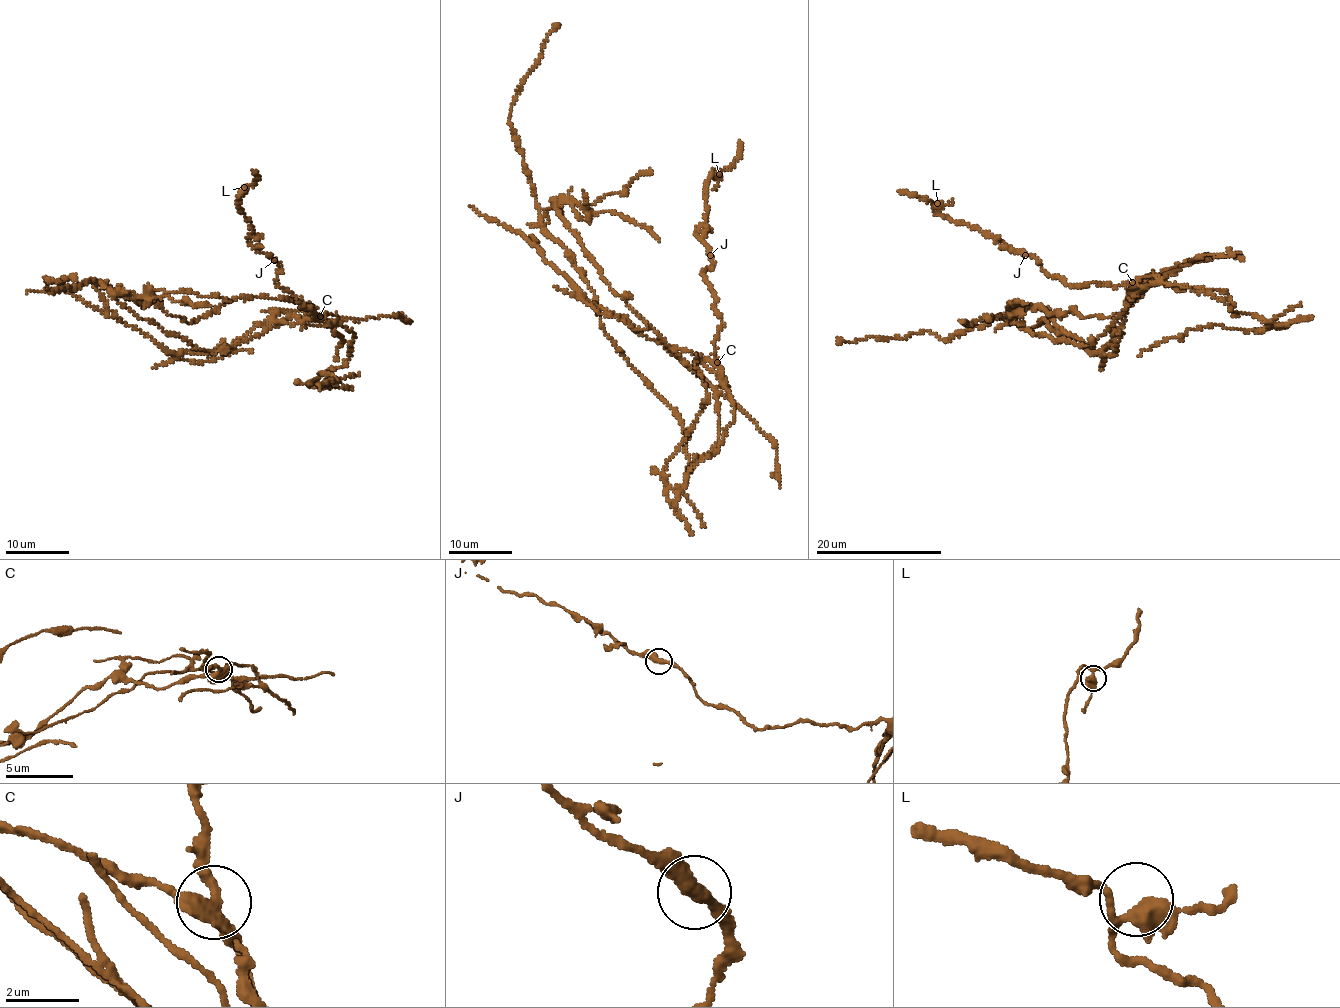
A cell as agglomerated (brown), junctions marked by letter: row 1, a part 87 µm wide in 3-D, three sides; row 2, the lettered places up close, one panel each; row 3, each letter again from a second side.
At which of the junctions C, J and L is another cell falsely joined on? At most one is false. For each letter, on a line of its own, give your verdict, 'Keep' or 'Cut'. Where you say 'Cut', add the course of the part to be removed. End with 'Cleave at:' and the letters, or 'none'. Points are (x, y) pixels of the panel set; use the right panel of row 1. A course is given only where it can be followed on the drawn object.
C: Cut. Course of the part to remove: (1132, 282), (1093, 344), (1015, 320), (1031, 303), (1104, 318), (1173, 267), (1243, 260)
J: Keep
L: Keep
Cleave at: C

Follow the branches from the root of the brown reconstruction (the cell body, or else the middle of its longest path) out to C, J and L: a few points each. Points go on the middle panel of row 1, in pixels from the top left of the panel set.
C: (609, 286), (672, 350), (686, 349), (717, 362)
J: (609, 286), (672, 350), (686, 349), (714, 361), (714, 339), (722, 318), (702, 274), (710, 267), (710, 255)
L: (609, 286), (672, 350), (716, 360), (722, 318), (696, 231), (719, 174)

